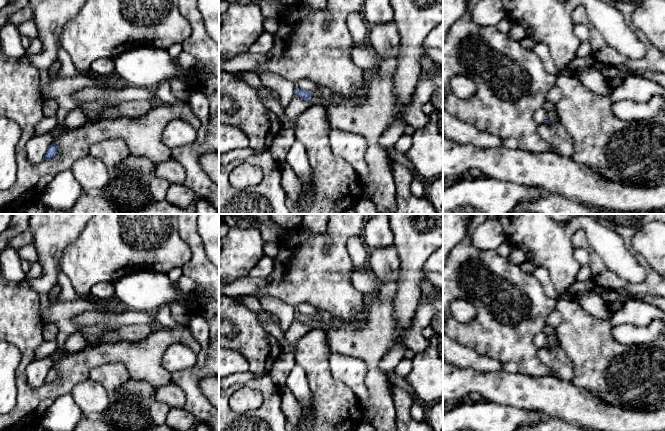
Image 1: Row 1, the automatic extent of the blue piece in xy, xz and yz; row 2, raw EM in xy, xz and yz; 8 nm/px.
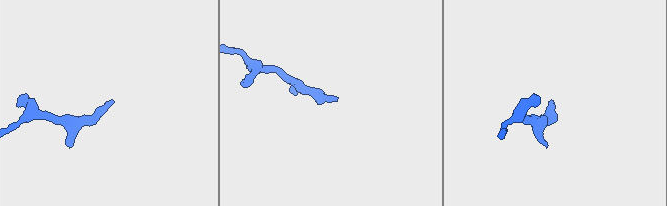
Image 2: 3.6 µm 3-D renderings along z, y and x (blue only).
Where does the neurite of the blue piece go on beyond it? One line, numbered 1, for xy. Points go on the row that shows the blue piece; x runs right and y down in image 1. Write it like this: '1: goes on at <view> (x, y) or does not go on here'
1: does not go on here

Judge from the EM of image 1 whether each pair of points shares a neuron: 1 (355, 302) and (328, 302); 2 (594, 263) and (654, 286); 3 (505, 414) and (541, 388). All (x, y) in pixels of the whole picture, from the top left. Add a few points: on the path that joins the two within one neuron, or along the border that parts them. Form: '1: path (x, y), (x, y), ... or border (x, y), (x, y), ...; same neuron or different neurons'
1: path (348, 302), (335, 302); same neuron
2: path (609, 278), (614, 283), (639, 287); same neuron
3: border (493, 401), (499, 404), (509, 404), (539, 412); different neurons

